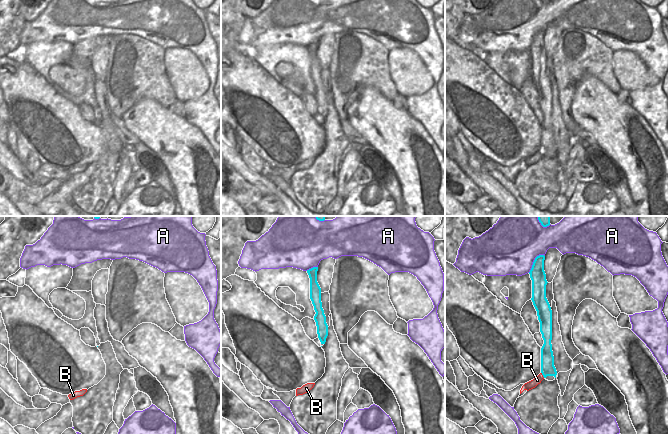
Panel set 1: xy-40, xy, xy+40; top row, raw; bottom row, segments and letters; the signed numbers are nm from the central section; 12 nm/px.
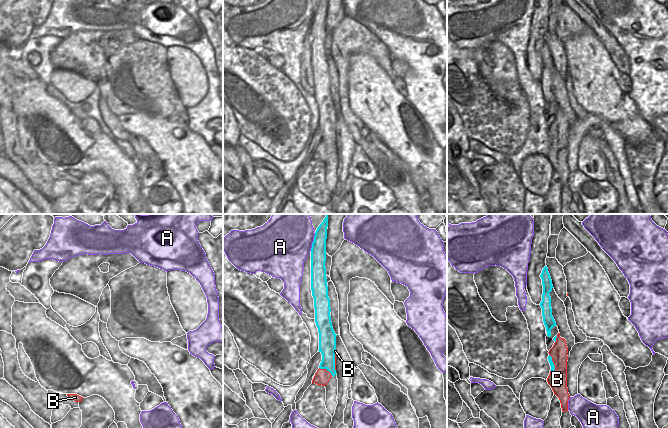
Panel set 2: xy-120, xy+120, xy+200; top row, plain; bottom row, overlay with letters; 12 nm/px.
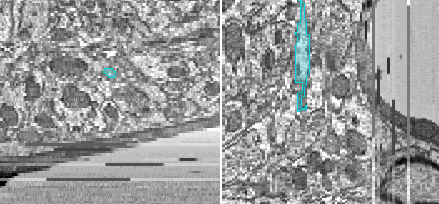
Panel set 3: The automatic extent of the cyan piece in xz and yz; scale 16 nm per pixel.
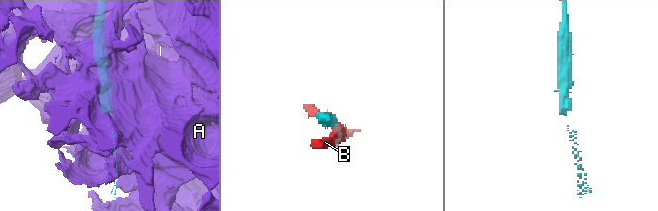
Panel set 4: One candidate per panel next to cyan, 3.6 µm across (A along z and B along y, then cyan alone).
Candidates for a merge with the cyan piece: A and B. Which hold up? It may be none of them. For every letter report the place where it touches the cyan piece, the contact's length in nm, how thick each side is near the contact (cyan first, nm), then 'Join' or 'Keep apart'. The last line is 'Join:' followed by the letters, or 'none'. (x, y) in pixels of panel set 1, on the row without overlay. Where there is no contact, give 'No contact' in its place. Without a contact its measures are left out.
A: Touches cyan at xy+40 (534, 37). Shared border 300 nm. Thickness 190 nm (cyan) against 480 nm. Keep apart
B: Touches cyan at xy+40 (542, 150). Shared border 80 nm. Thickness 170 nm (cyan) against 100 nm. Keep apart
Join: none.

